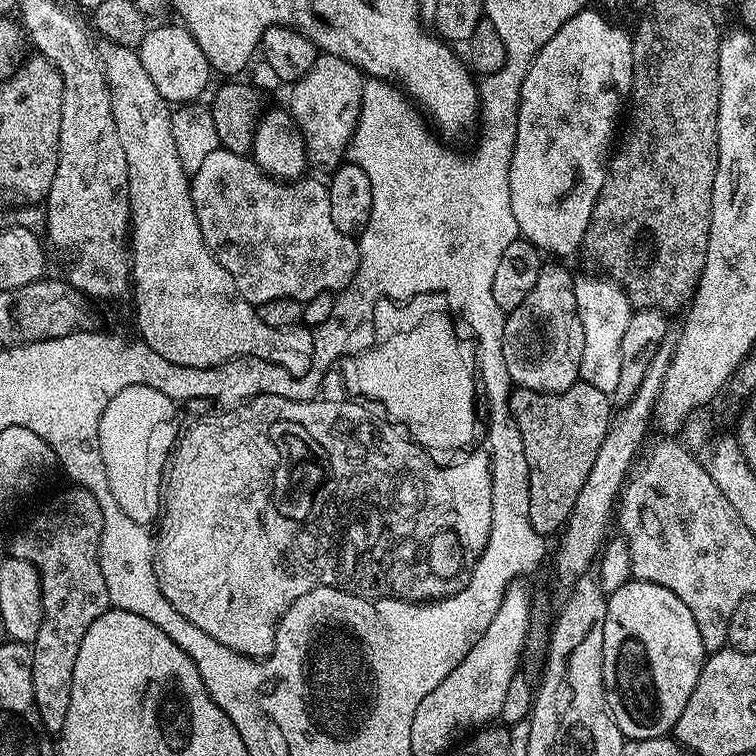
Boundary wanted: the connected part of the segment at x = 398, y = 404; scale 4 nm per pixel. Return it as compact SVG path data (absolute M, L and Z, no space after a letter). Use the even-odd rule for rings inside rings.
M428 316L425 325L414 330L410 336L404 338L391 333L386 340L363 349L355 357L354 376L359 390L366 397L382 404L389 413L386 414L402 425L417 445L433 453L458 452L458 444L472 438L472 412L478 408L478 384L470 384L470 374L458 356L452 338L455 329L453 323Z

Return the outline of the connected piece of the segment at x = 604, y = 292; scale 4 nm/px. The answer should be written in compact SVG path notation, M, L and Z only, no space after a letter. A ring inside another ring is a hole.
M577 275L574 279L574 302L578 318L582 322L584 339L580 380L611 394L618 387L622 367L622 337L626 326L630 323L634 305L628 299L628 293L615 280L600 276Z

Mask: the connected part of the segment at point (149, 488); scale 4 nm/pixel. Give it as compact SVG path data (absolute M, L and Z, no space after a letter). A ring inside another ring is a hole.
M126 386L110 398L98 422L96 446L102 454L102 464L114 502L118 502L118 506L122 506L134 522L145 526L155 525L162 512L162 485L182 432L176 421L176 408L177 401L162 394L162 390L154 390L154 386Z

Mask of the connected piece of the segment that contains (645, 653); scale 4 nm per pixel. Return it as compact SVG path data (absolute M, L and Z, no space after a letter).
M629 580L614 590L607 602L602 678L608 712L628 740L667 737L690 702L706 659L698 622L678 594L645 580Z

